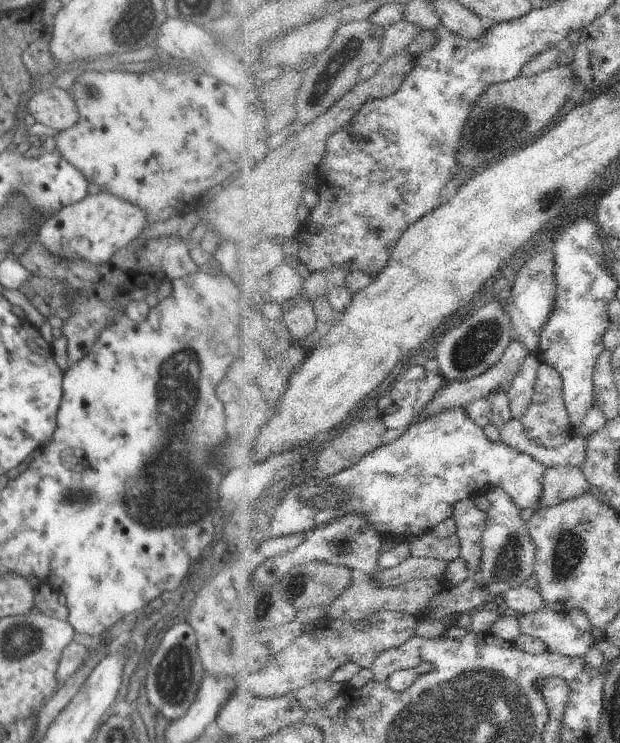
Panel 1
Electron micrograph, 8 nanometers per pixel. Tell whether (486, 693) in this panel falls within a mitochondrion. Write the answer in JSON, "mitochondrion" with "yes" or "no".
{"mitochondrion":"yes"}

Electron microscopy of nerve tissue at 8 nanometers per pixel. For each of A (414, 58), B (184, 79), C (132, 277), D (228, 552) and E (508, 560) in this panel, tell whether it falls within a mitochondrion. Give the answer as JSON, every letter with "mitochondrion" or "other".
{"A":"other","B":"other","C":"other","D":"other","E":"mitochondrion"}

